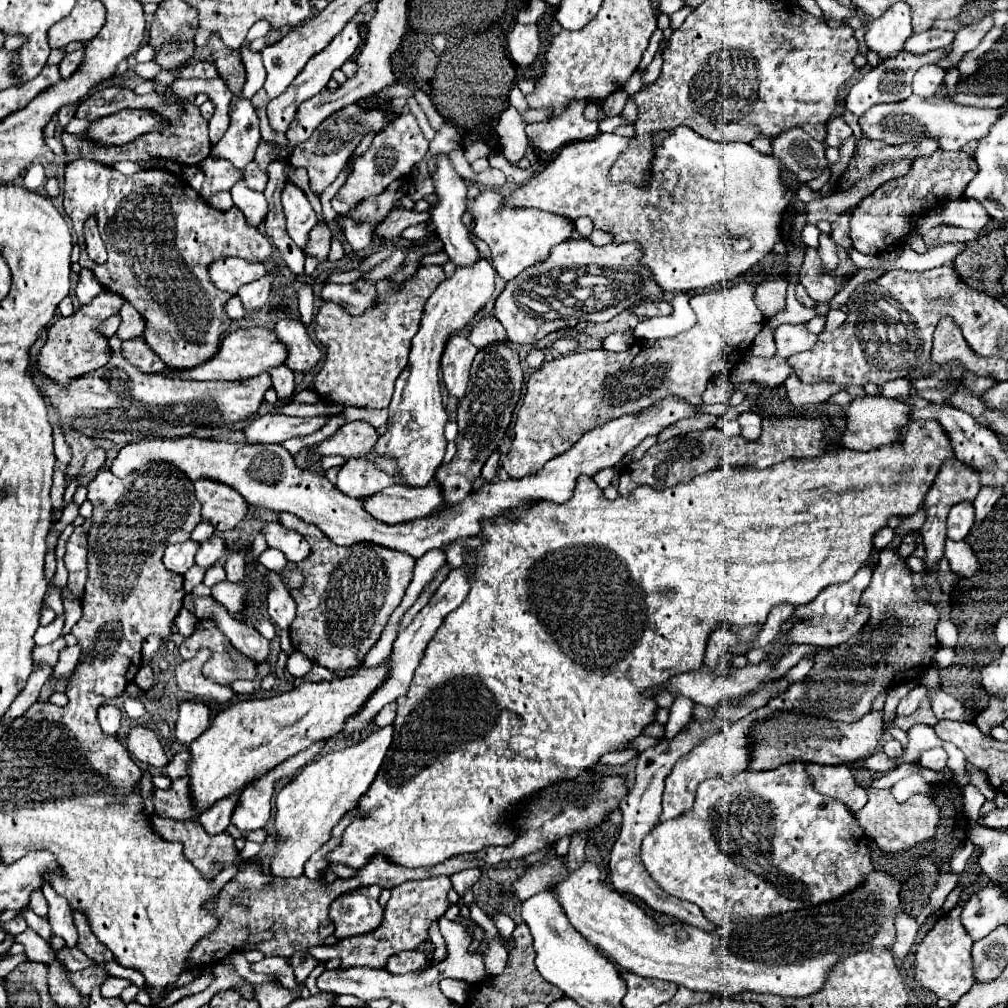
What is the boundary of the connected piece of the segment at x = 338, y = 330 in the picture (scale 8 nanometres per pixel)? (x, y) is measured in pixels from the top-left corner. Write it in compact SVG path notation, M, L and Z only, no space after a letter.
M423 265L411 281L403 283L401 291L385 291L381 301L361 317L345 315L345 311L333 303L321 303L315 317L315 335L325 345L327 359L313 381L321 401L369 409L389 407L393 383L405 369L411 351L411 339L421 323L425 301L443 279L443 267Z

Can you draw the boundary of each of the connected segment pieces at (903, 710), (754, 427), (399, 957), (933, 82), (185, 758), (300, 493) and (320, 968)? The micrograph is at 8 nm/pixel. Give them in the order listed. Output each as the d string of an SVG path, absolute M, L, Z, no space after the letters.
M913 687L913 689L899 701L899 705L897 705L897 715L911 715L911 713L919 707L919 703L921 703L923 697L925 697L925 687Z
M741 413L737 417L739 425L741 425L741 435L747 439L747 441L757 441L759 435L761 435L761 417L757 413Z
M405 951L405 953L395 953L393 957L389 957L385 969L391 975L403 975L403 973L417 971L423 965L431 965L429 955L425 955L421 951Z
M937 65L921 67L913 77L913 93L917 95L935 95L937 89L943 85L945 71L941 71Z
M181 751L177 753L169 763L167 763L167 777L173 781L173 779L179 779L179 777L185 777L185 767L189 763L189 753L187 751Z
M663 399L661 405L645 409L639 415L625 415L621 419L609 421L605 427L599 427L597 431L585 433L581 441L575 443L575 447L565 451L565 455L557 455L557 459L551 459L537 475L531 475L525 479L485 483L479 489L475 489L467 499L455 505L449 505L437 511L435 515L429 515L425 519L415 519L409 523L397 523L397 525L387 525L373 519L363 509L361 501L349 499L347 495L337 495L337 491L333 491L333 483L329 483L327 477L321 477L315 471L297 467L291 453L281 445L217 443L217 441L209 441L209 439L205 441L197 437L145 439L139 443L125 445L117 453L117 459L111 463L109 469L113 475L125 477L153 461L173 463L181 467L181 471L185 471L185 475L189 475L191 481L197 481L201 477L217 479L233 487L249 505L293 513L305 519L307 523L317 525L325 533L325 537L329 537L337 545L349 547L353 543L373 543L393 551L405 551L411 557L419 559L429 549L447 545L457 539L479 535L483 529L481 527L483 519L497 519L503 515L509 517L517 507L531 505L537 501L553 501L557 505L567 503L581 475L593 477L601 469L615 467L615 463L631 449L635 449L645 437L657 435L659 431L673 425L675 421L691 415L697 415L695 405L679 403L679 399Z
M321 961L319 965L311 972L305 982L305 986L309 989L312 996L320 993L320 990L316 986L316 978L325 970L326 961Z

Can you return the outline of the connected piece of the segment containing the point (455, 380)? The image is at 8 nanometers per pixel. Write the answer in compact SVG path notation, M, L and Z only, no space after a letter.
M453 335L445 347L445 353L441 359L443 381L447 385L447 391L457 399L461 399L467 391L469 367L475 355L477 355L477 349L463 335Z

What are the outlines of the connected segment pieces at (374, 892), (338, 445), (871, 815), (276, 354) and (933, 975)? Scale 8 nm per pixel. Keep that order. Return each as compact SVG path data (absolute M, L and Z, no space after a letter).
M369 885L337 897L329 907L329 919L335 923L335 937L343 939L377 929L383 921L383 909L377 903L379 895L381 887Z
M345 423L335 435L321 441L313 453L313 457L325 457L325 455L341 455L345 459L353 455L373 455L373 443L377 443L379 435L377 431L363 423Z
M867 789L869 801L867 805L855 813L857 823L865 831L867 837L873 837L875 843L883 851L901 851L917 845L919 841L927 841L935 835L937 831L937 821L939 821L939 809L937 805L925 797L925 795L911 795L905 803L897 803L891 795L891 791L877 791L877 789Z
M253 327L253 329L241 329L229 333L221 341L217 355L209 363L203 363L193 371L181 371L181 373L165 369L163 375L179 377L179 379L197 379L197 381L239 381L265 373L271 367L279 367L285 363L285 359L287 359L287 347L277 339L277 335L265 327Z
M959 905L949 913L945 913L927 933L921 945L917 945L913 961L917 983L923 989L933 991L937 997L947 999L951 1005L955 1005L973 987L973 959L971 959L973 939L967 935L965 927L961 927L959 915L961 915Z

